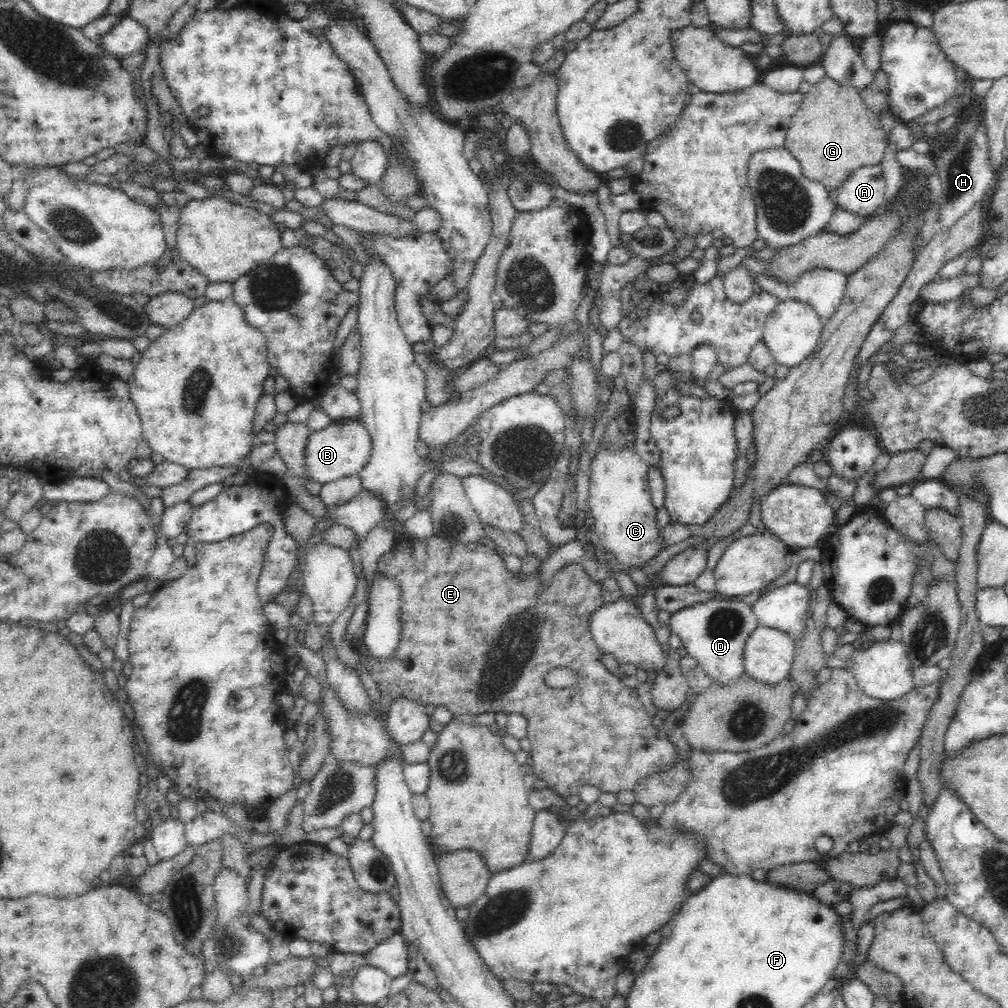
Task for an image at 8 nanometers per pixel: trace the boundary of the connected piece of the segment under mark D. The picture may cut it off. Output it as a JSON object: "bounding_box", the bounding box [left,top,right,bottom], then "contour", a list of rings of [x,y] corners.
{"bounding_box":[669,598,758,684],"contour":[[[740,598],[712,599],[698,602],[673,612],[669,620],[670,634],[676,634],[686,648],[687,654],[695,658],[706,674],[720,684],[728,684],[744,674],[742,648],[746,638],[758,626],[758,619],[751,606]]]}

